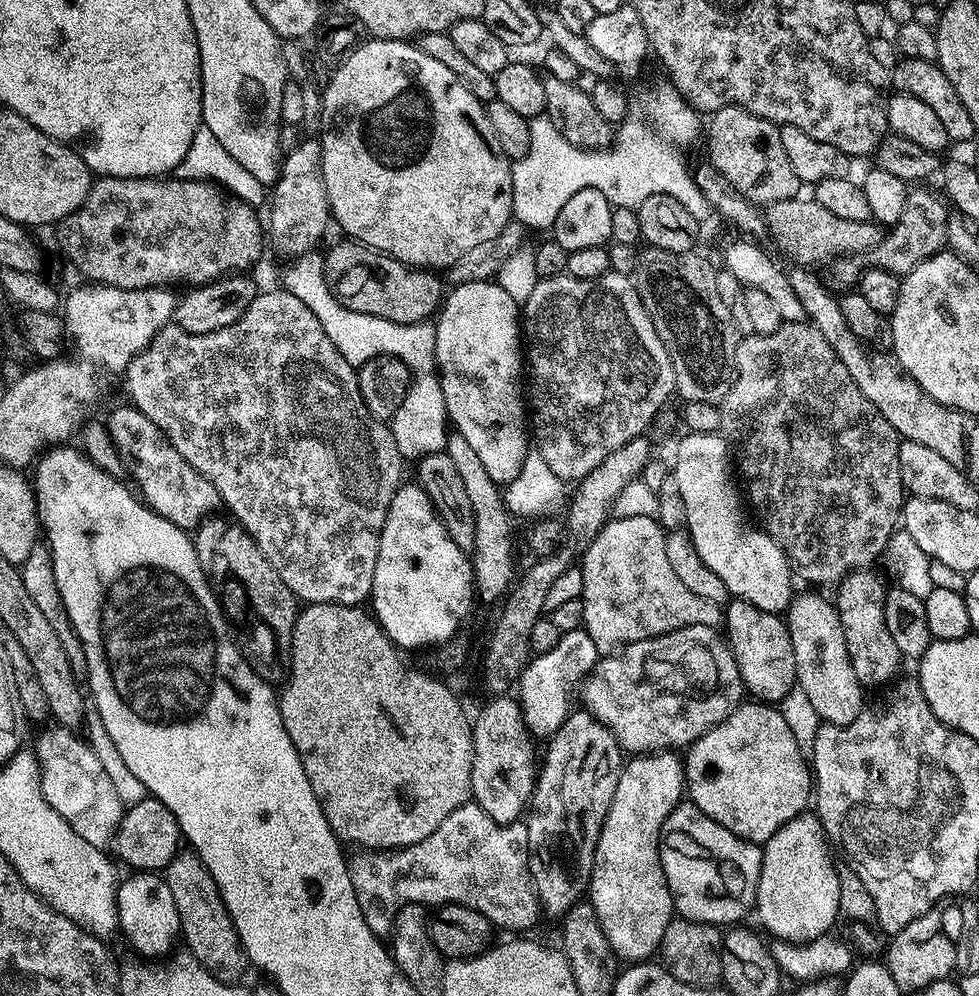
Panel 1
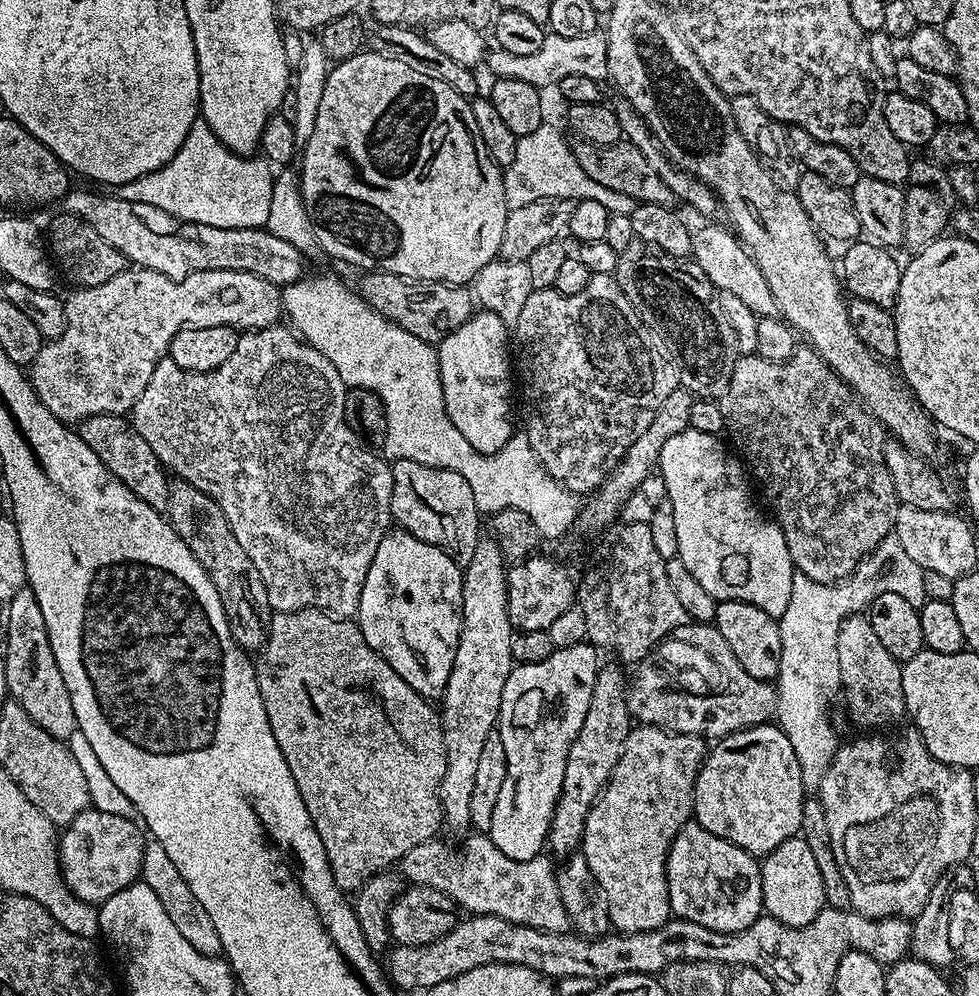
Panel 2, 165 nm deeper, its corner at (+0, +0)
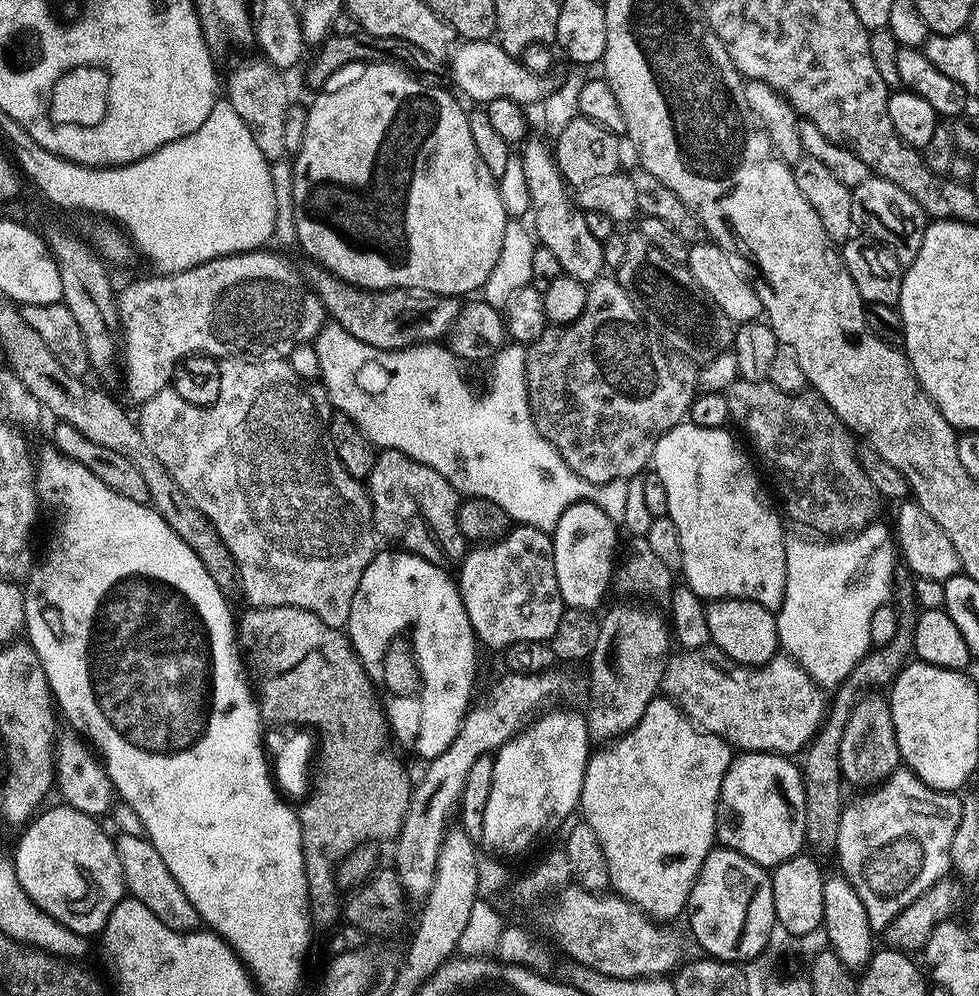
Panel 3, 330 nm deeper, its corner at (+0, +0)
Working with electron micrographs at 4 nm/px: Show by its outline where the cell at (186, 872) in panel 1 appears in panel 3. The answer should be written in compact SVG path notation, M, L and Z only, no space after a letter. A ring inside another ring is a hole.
M128 832L125 836L115 837L118 858L122 862L122 874L124 875L124 886L127 895L133 900L142 902L158 922L165 924L175 932L195 932L201 927L202 921L198 910L186 898L182 886L170 874L166 862L162 862L162 854L143 835Z

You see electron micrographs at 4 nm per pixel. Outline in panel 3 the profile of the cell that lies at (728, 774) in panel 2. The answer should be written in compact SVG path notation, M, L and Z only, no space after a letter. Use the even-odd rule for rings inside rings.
M740 752L726 770L720 800L716 804L716 839L723 847L734 850L750 862L769 870L801 855L806 841L806 802L800 769L789 757L774 752Z

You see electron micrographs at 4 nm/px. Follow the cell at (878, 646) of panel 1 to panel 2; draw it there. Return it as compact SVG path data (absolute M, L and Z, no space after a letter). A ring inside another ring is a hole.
M867 615L847 616L838 630L838 670L842 700L848 703L848 716L860 730L884 730L895 720L905 719L902 694L902 664L882 646Z

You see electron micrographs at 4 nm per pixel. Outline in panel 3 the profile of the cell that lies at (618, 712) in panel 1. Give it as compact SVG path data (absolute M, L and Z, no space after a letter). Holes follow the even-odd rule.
M680 650L669 655L664 671L662 692L671 700L701 732L709 732L721 738L740 752L774 752L791 757L808 747L813 736L826 719L826 700L812 679L802 671L795 660L784 654L773 656L768 664L753 667L740 681L723 672L708 654Z

